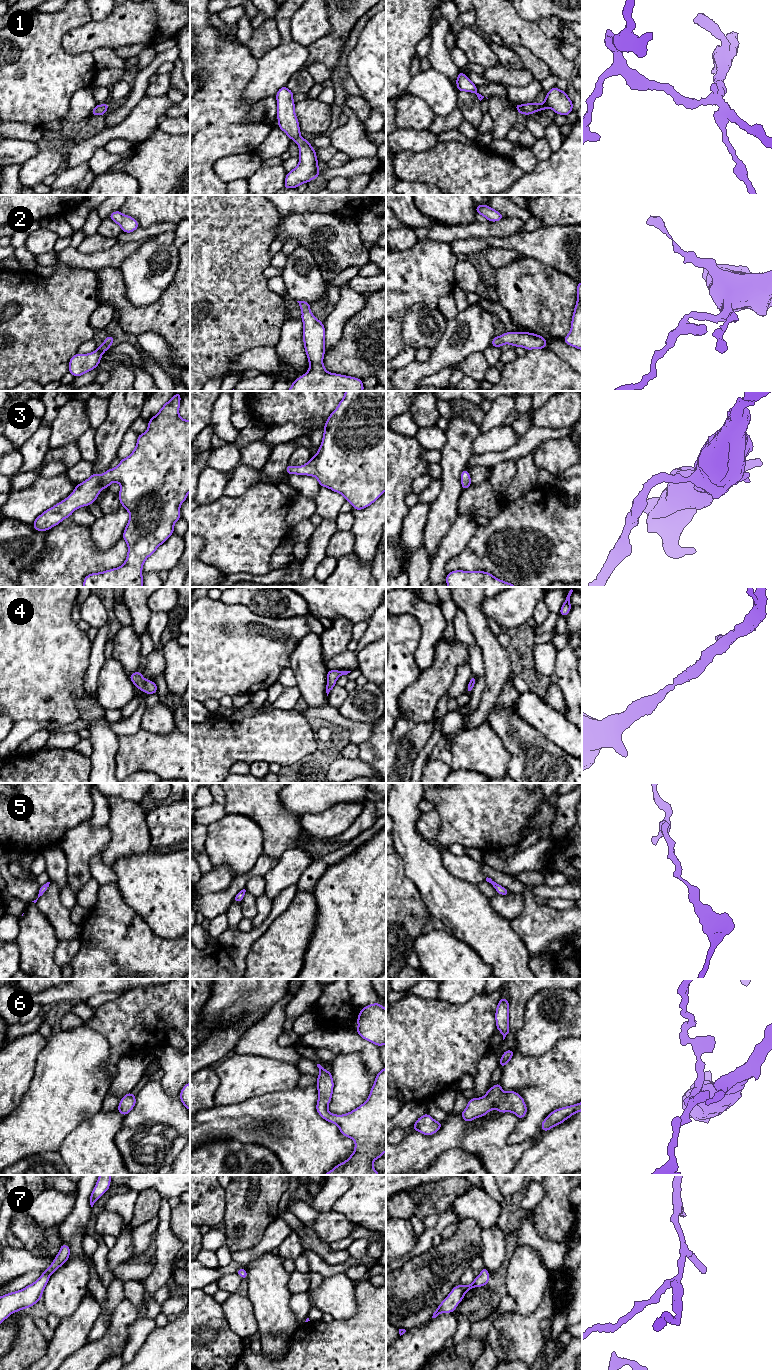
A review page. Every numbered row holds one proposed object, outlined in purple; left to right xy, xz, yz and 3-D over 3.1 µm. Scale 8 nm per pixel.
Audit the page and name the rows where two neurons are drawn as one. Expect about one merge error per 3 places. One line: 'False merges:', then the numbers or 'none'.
False merges: none

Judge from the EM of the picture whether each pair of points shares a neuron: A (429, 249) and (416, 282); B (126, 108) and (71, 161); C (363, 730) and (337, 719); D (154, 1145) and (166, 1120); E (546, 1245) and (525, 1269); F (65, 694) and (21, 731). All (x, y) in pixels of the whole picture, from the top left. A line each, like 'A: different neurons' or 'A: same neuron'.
A: same neuron
B: different neurons
C: same neuron
D: same neuron
E: different neurons
F: different neurons

